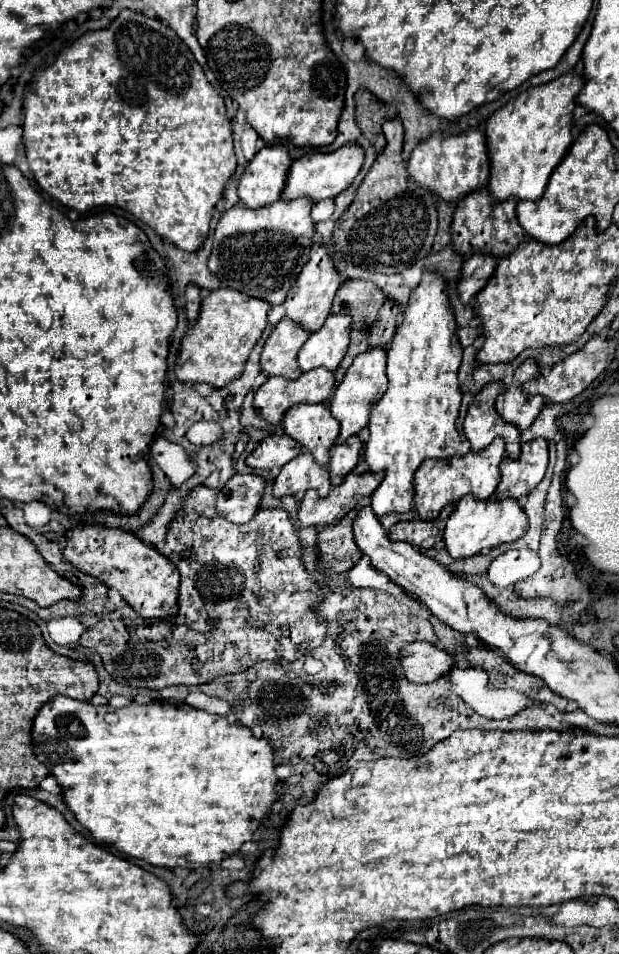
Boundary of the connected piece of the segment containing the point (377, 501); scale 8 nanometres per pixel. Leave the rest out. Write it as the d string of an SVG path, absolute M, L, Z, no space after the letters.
M424 270L388 348L388 390L370 410L366 464L370 472L384 472L382 484L370 496L370 506L378 518L388 512L408 512L412 508L414 474L424 460L450 458L458 452L462 440L456 430L462 400L458 382L462 346L456 330L446 280L438 272Z

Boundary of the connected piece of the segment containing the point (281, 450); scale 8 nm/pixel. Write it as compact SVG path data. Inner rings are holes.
M270 434L264 438L258 448L246 458L246 464L254 470L268 470L278 472L286 462L296 458L302 452L302 446L294 442L288 434Z

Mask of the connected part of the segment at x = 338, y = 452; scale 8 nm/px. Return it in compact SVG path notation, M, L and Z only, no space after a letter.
M354 436L354 438L346 440L344 444L330 448L330 464L328 466L330 466L330 480L334 486L338 486L356 468L360 448L362 448L360 436Z

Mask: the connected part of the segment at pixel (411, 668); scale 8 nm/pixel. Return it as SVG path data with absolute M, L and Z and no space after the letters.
M414 642L402 650L400 664L410 682L428 684L446 676L454 668L454 658L434 644Z

